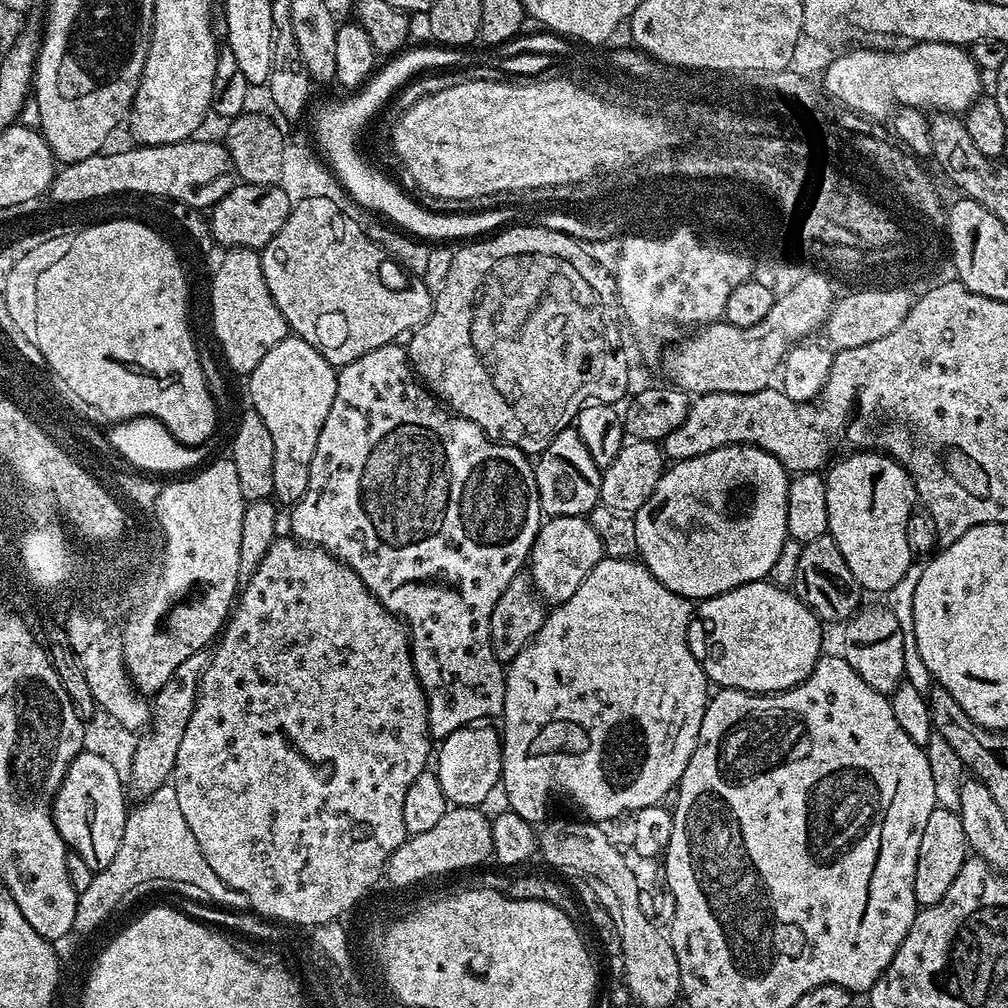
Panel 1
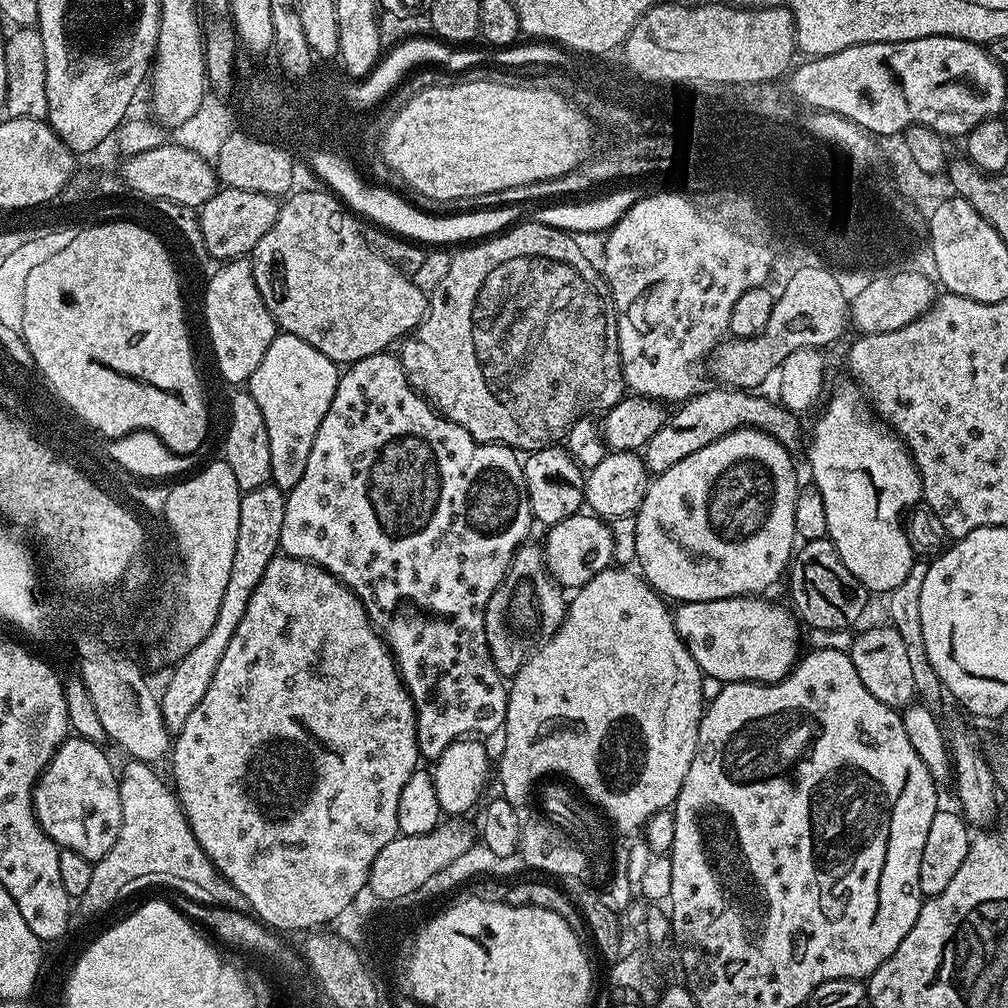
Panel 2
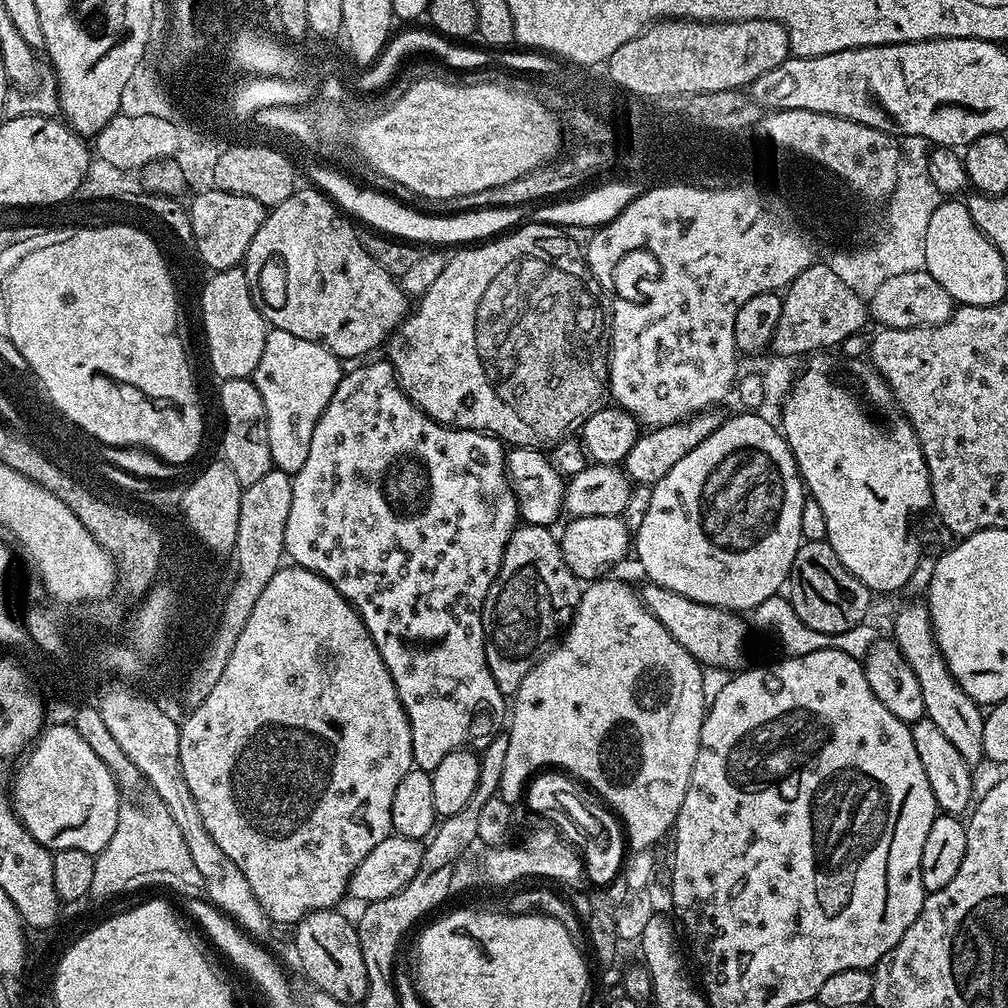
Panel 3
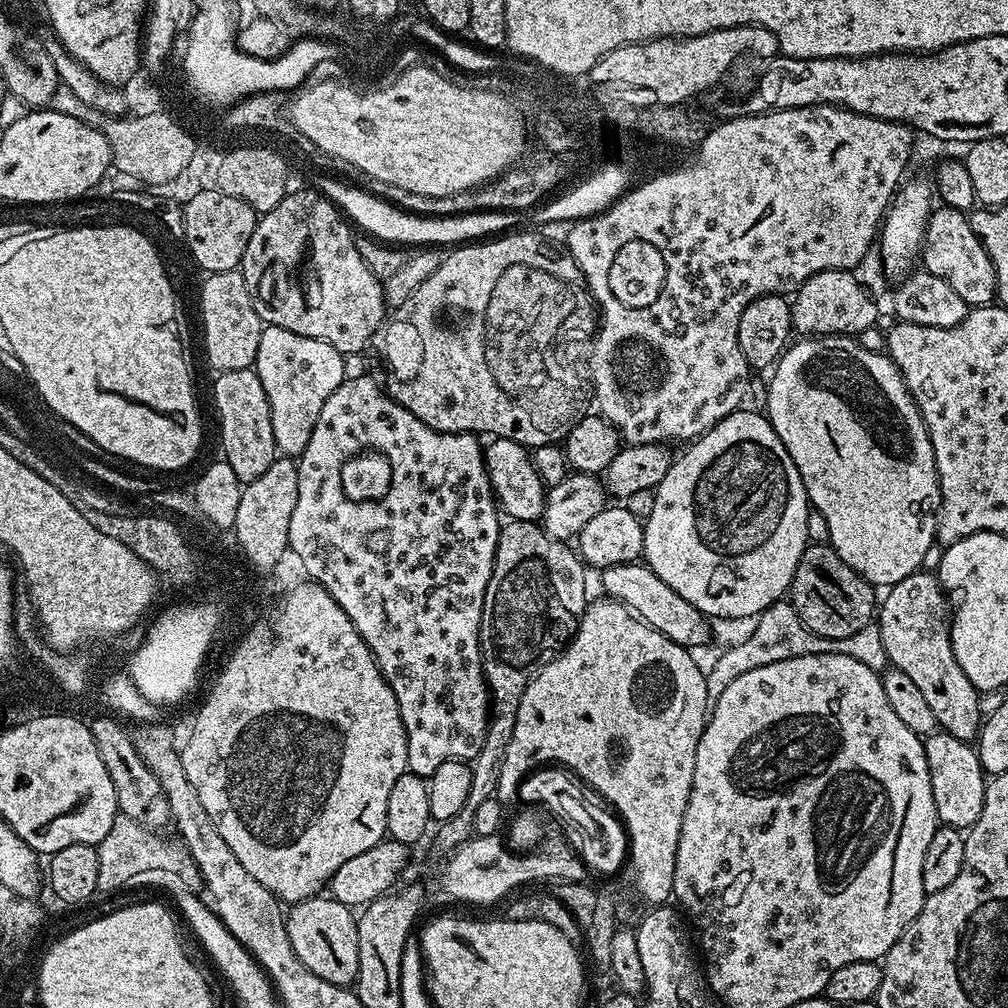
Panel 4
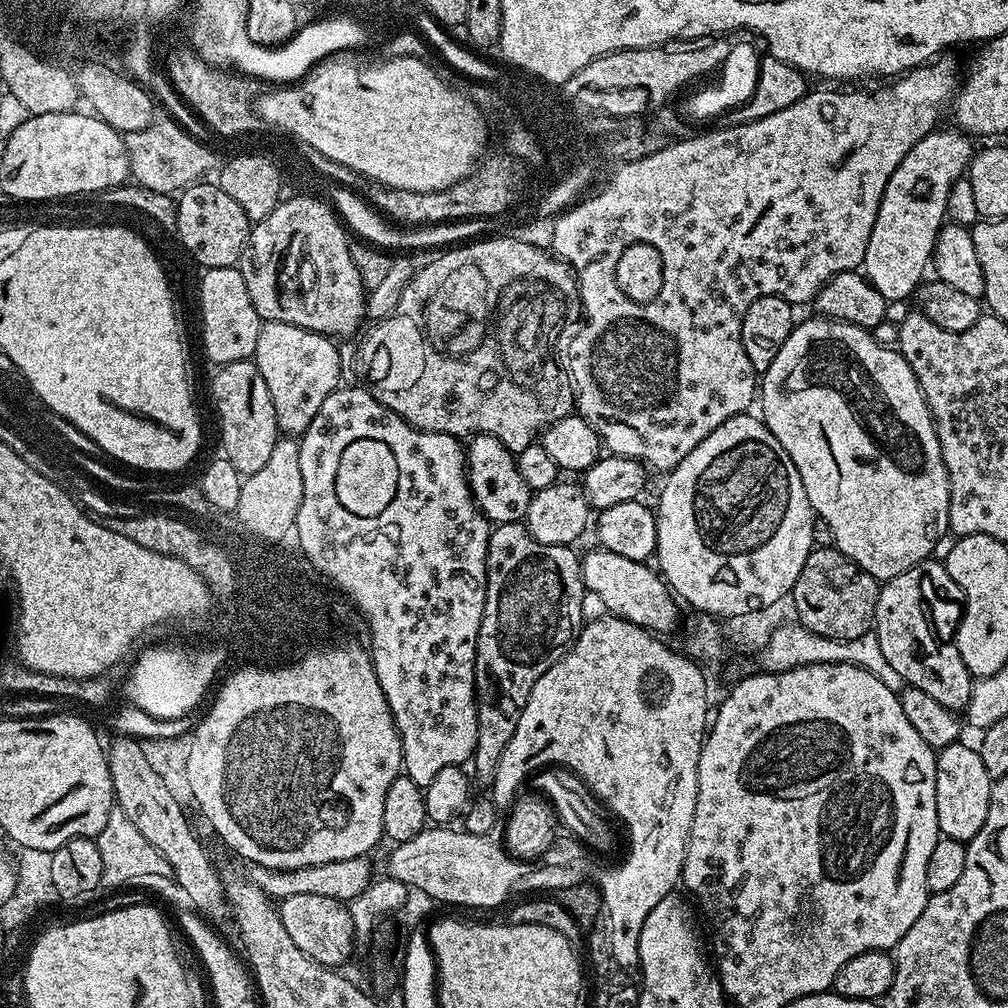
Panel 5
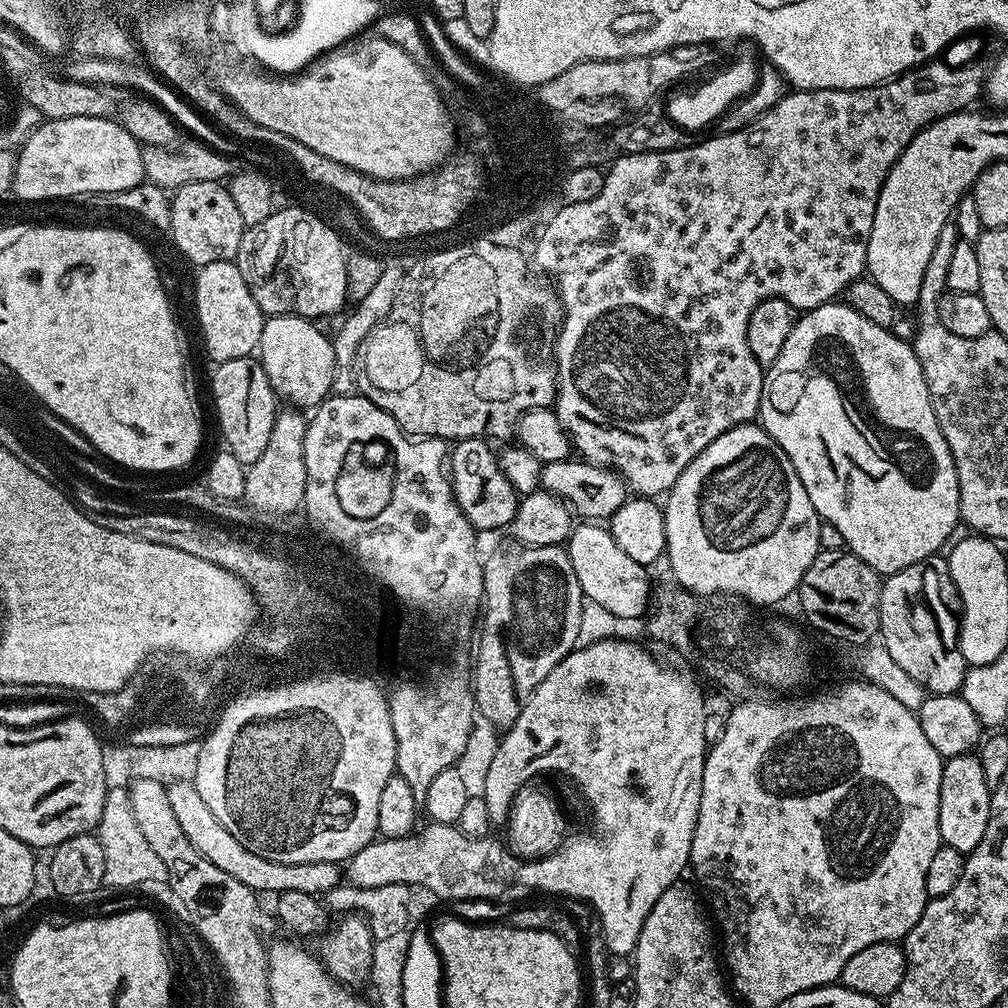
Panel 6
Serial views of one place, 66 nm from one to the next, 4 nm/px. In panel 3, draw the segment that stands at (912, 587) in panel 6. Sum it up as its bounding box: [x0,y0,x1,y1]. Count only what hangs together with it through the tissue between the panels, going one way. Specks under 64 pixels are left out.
[890,603,985,766]

